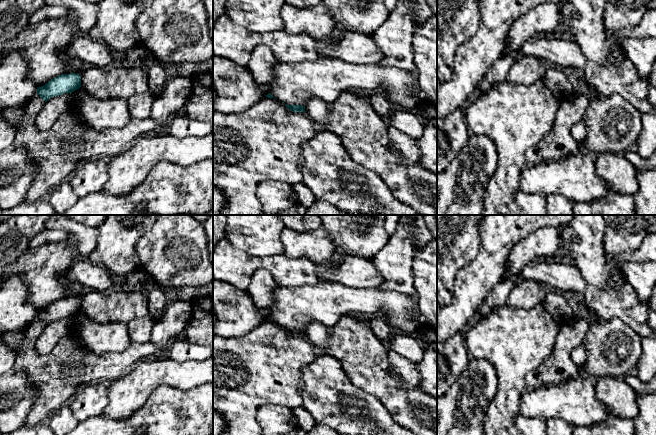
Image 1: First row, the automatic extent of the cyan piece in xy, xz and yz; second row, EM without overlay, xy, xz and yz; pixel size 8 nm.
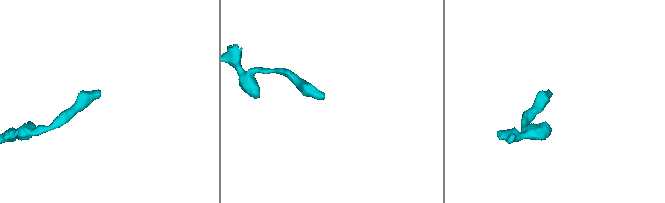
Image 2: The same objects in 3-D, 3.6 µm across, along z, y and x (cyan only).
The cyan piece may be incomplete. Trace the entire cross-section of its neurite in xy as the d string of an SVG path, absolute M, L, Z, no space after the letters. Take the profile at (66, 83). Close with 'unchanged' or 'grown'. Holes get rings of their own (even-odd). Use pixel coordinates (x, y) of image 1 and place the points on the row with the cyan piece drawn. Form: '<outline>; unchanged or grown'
M70 73L51 79L44 86L37 88L37 94L46 102L54 96L72 93L81 87L81 76Z; unchanged

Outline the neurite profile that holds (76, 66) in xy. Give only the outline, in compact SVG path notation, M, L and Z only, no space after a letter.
M59 51L59 55L68 65L68 70L65 74L75 73L81 75L86 68L86 65L81 60L71 57L67 51Z

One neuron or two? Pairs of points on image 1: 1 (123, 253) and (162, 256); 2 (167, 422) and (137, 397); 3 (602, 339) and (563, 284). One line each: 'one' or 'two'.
1: two
2: two
3: two

